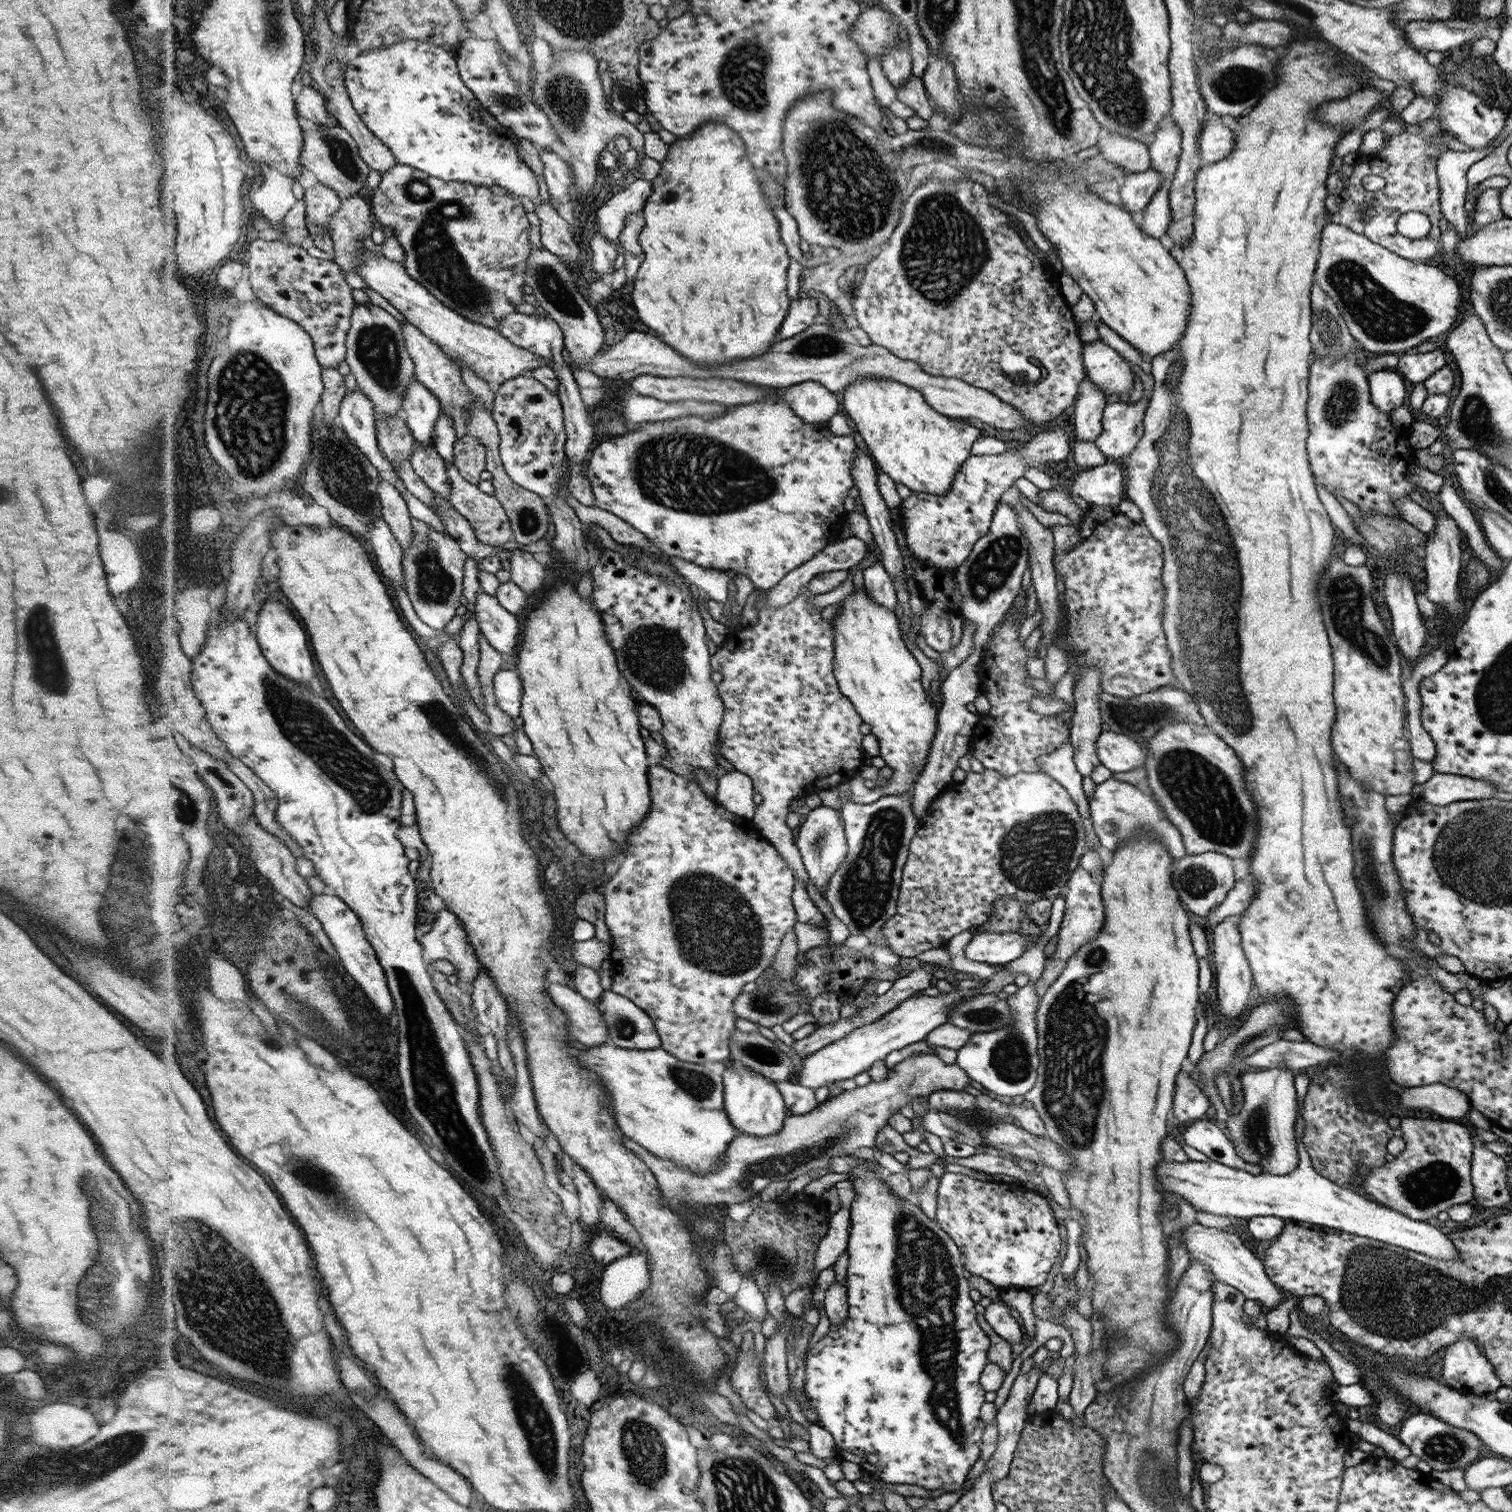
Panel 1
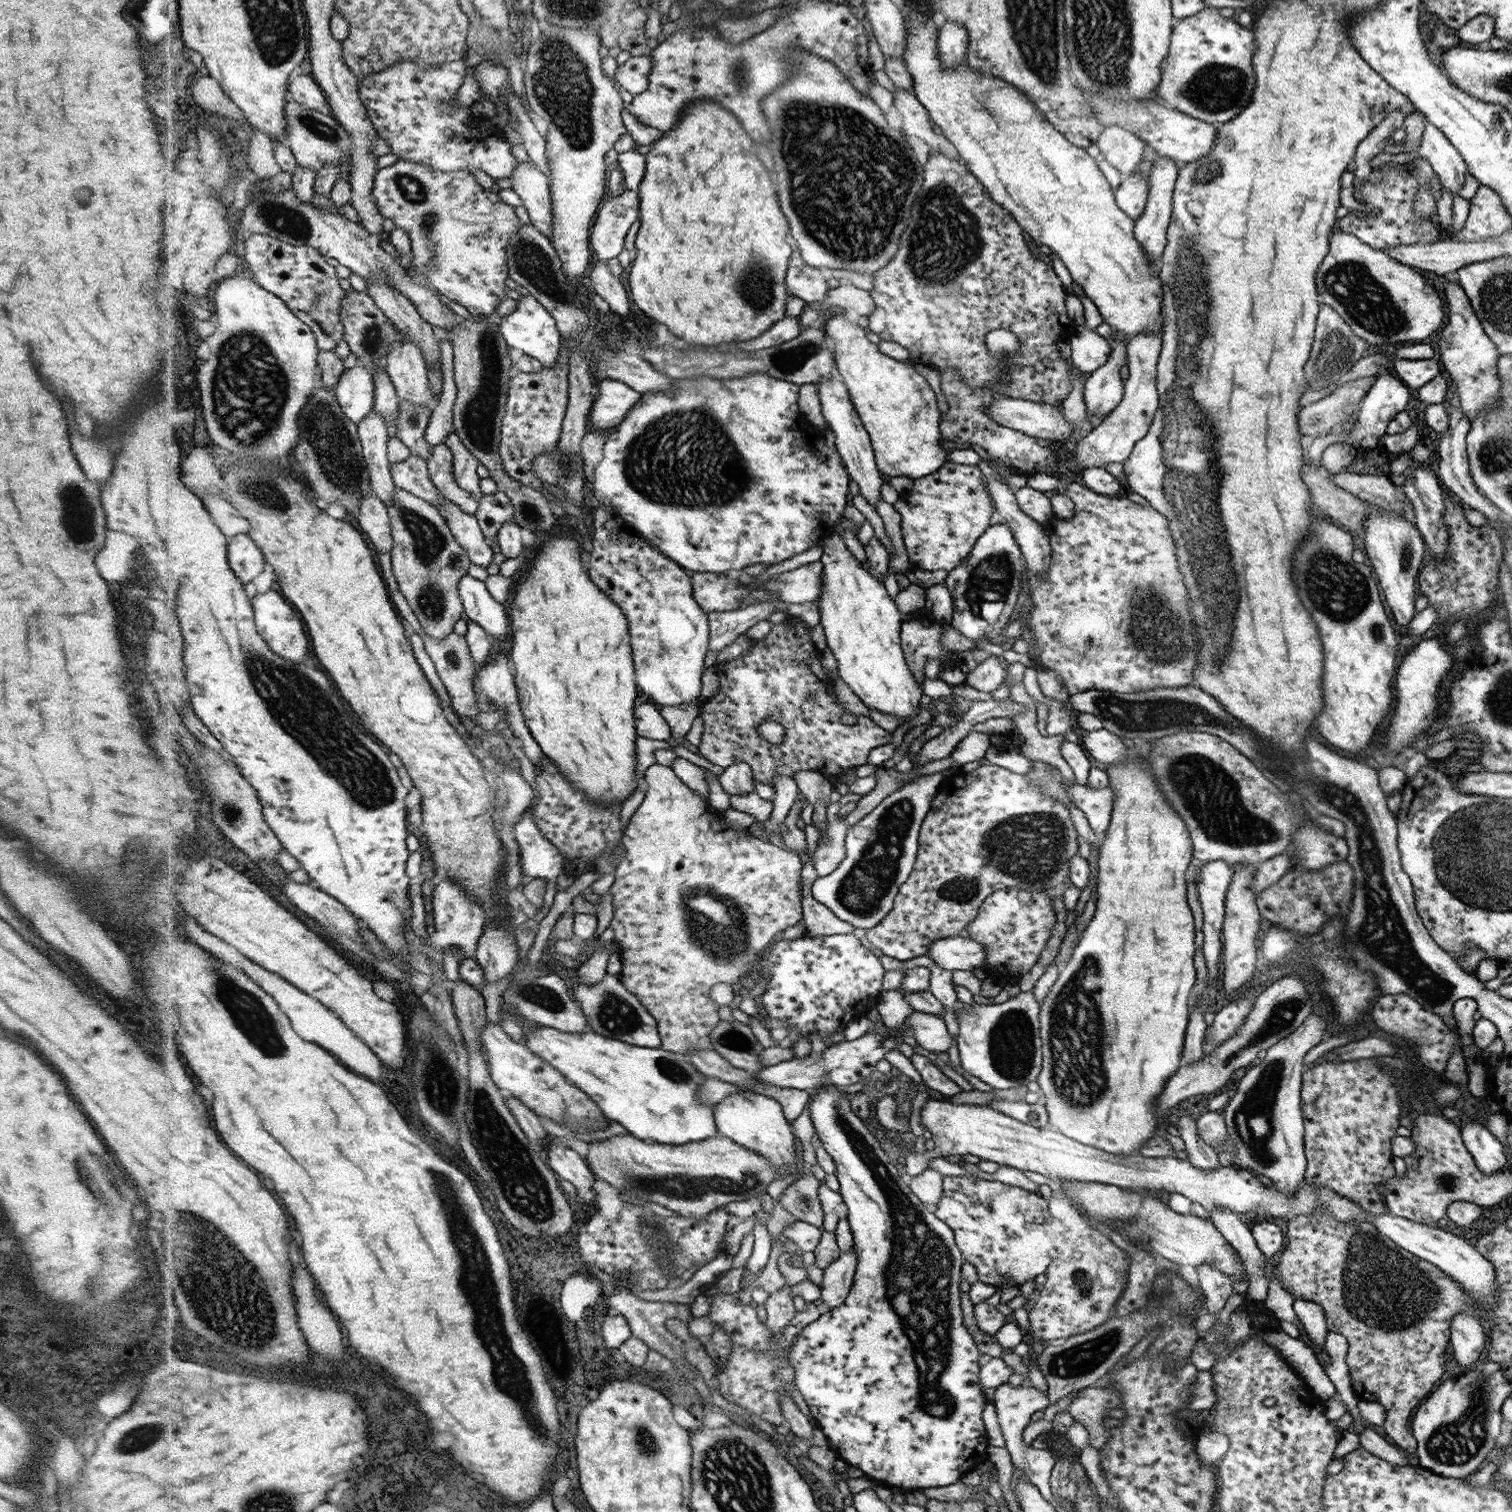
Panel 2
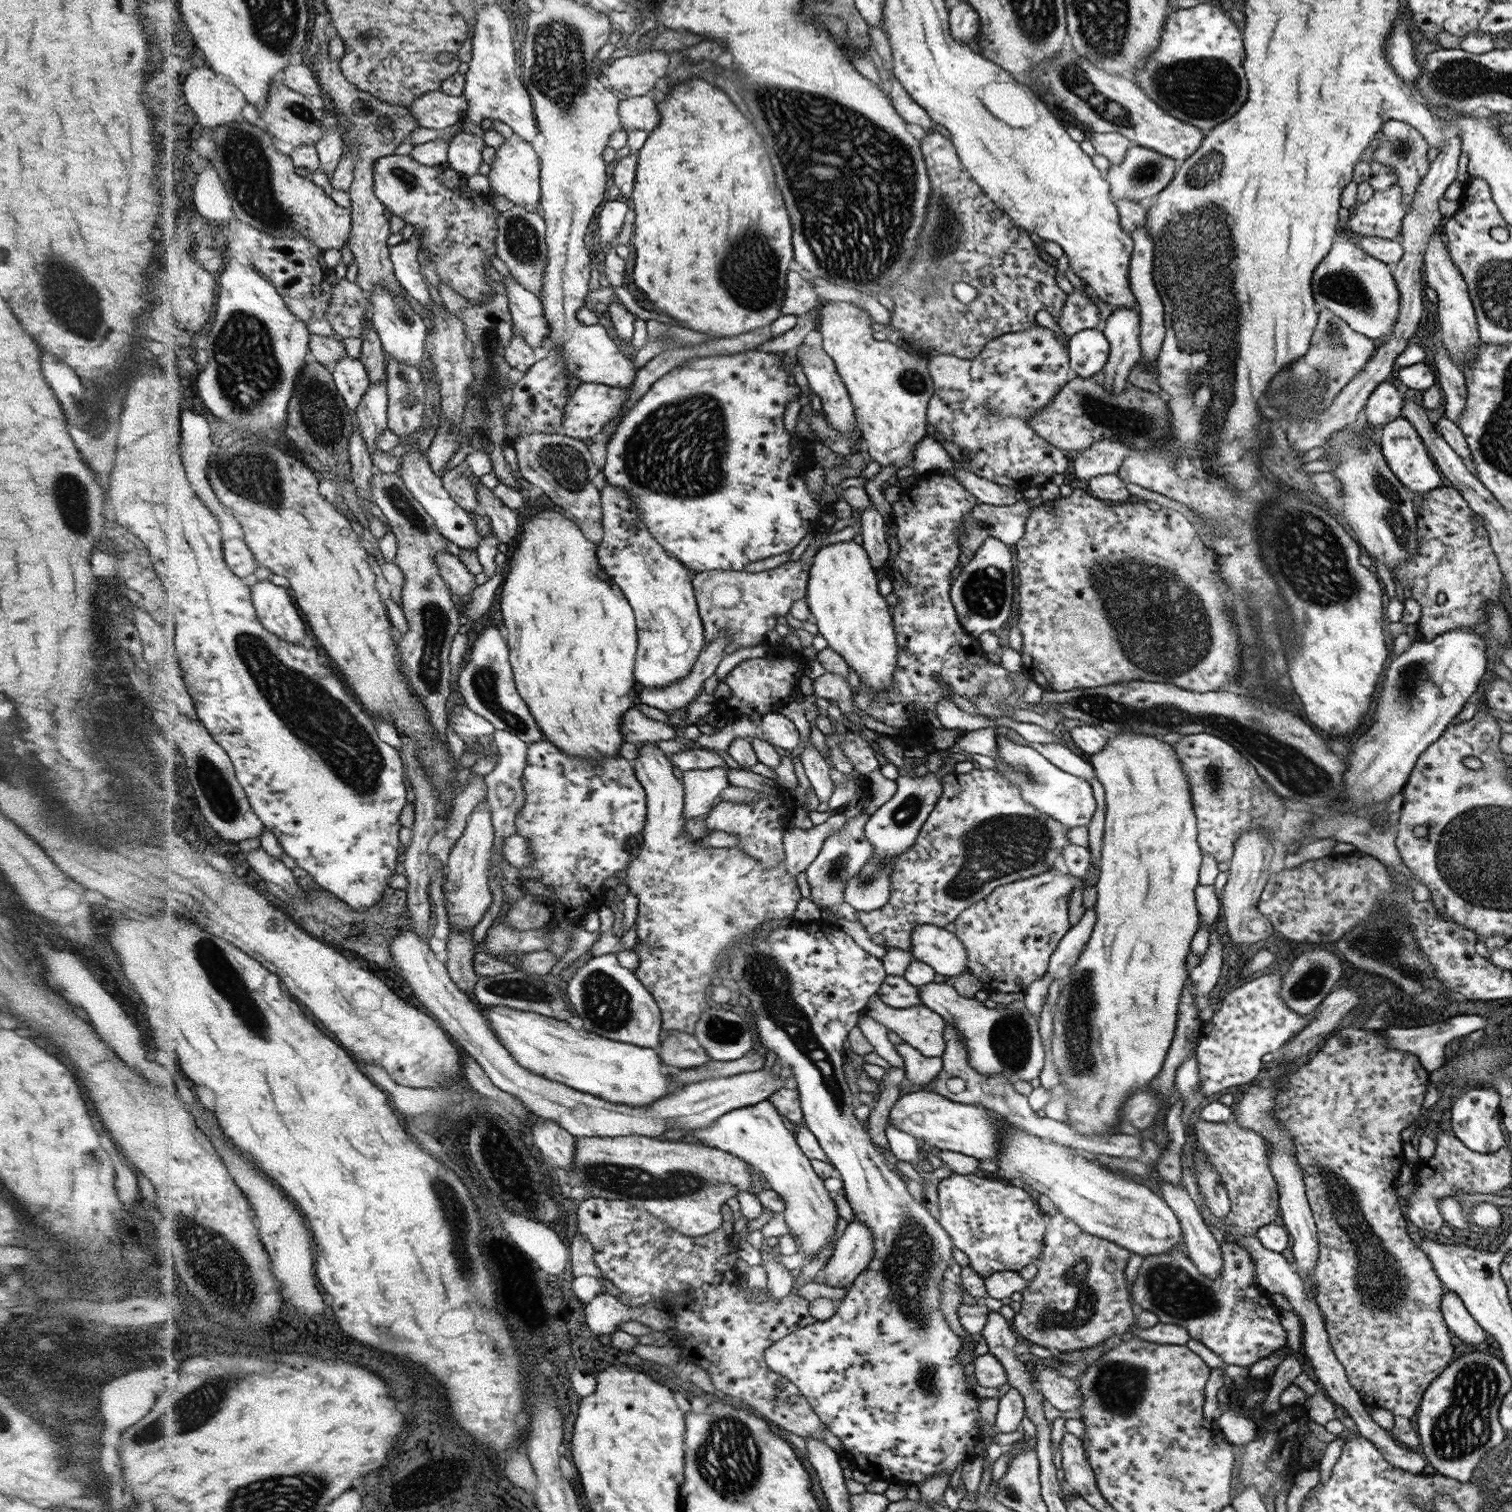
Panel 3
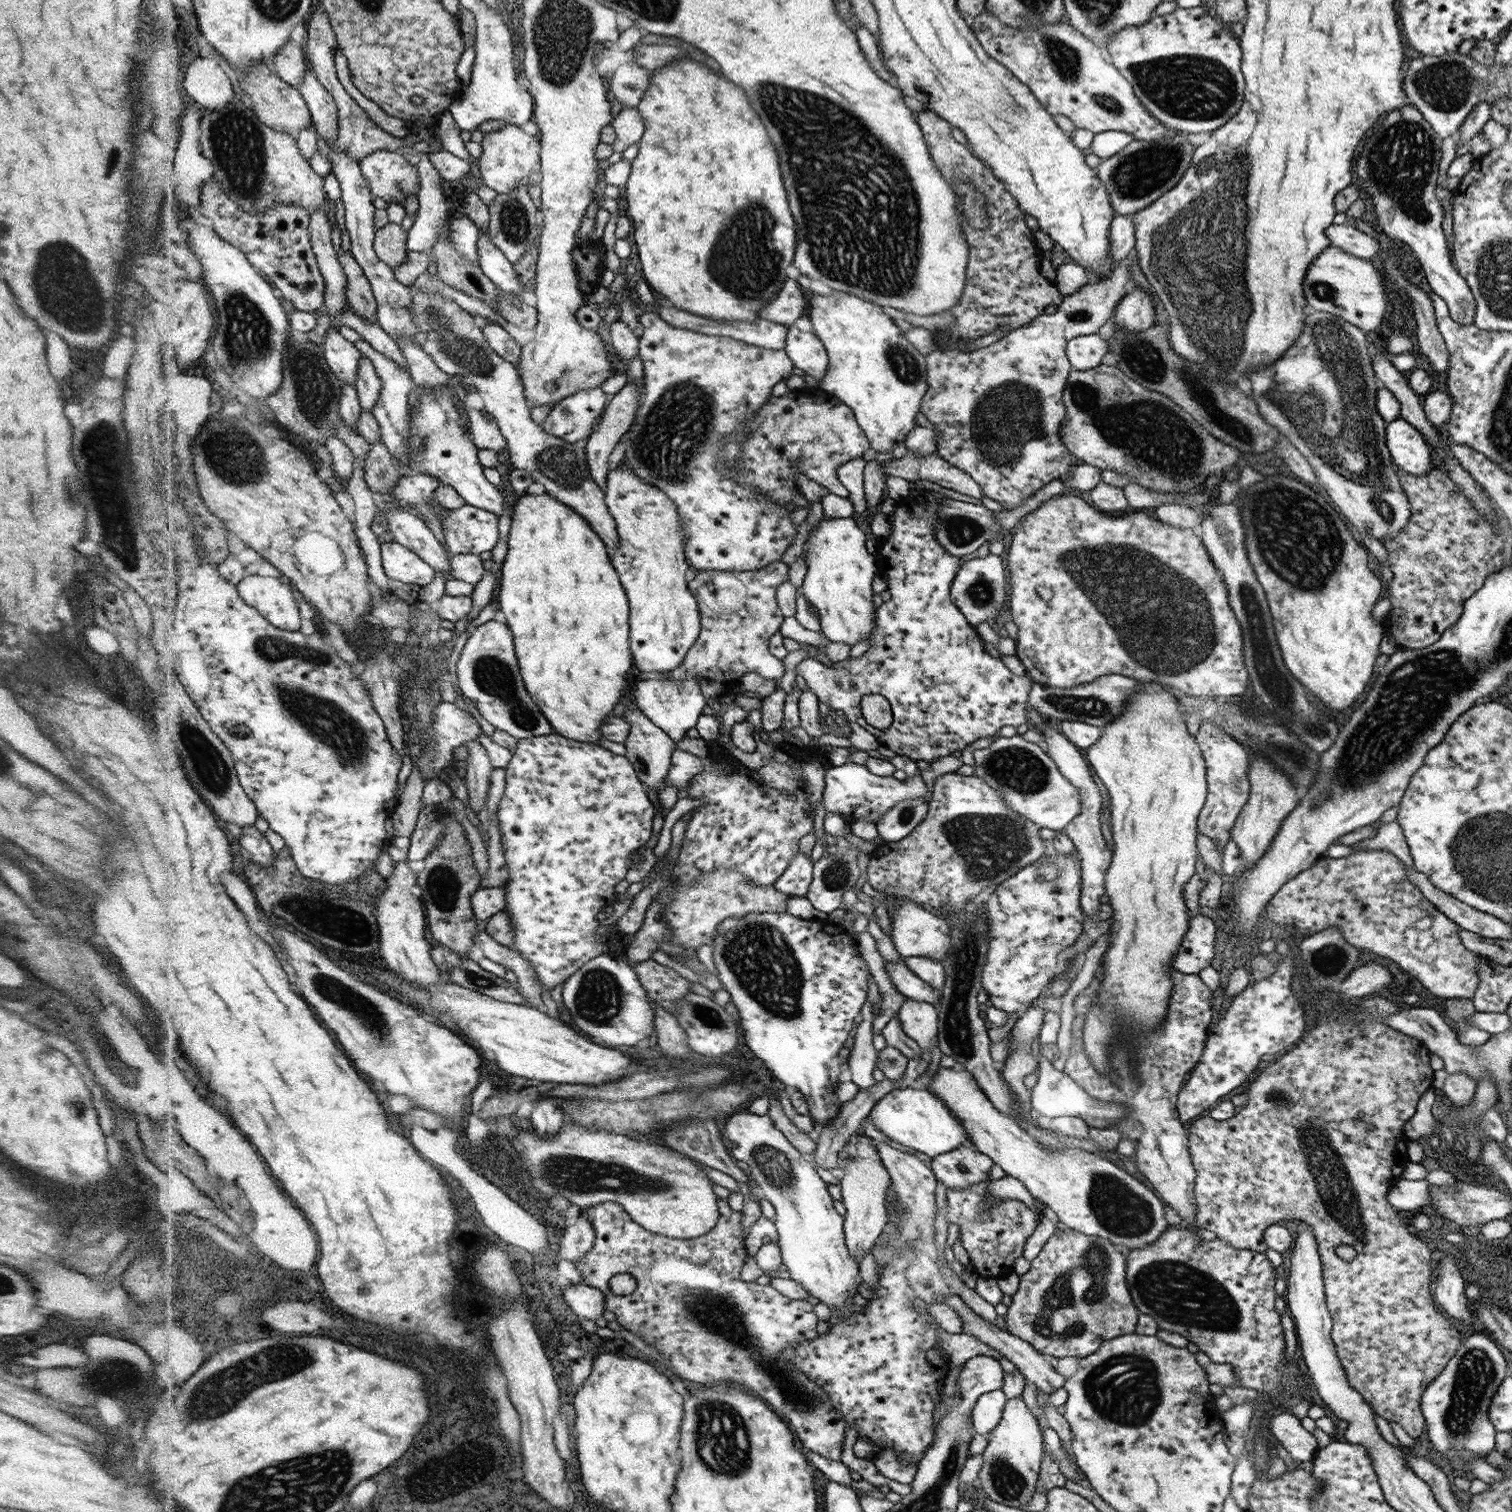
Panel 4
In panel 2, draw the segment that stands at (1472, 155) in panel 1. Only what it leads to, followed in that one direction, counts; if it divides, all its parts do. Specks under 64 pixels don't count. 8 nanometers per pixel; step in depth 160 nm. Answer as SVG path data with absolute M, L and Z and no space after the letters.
M1426 123L1421 136L1421 147L1414 158L1426 158L1438 176L1442 189L1454 196L1462 188L1467 164L1456 147L1433 124Z

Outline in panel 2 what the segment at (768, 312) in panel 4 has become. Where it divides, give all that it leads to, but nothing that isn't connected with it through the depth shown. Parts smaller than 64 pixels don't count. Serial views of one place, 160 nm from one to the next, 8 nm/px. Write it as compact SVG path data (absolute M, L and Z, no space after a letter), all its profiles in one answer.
M812 266L792 267L788 269L787 286L792 296L801 298L806 304L822 302L830 288L828 272Z

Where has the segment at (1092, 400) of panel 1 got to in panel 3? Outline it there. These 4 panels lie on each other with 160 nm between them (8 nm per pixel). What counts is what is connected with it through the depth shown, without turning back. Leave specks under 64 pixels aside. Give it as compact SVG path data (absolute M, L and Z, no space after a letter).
M1139 307L1134 310L1114 310L1106 320L1103 333L1111 345L1111 354L1103 368L1103 387L1110 393L1120 394L1126 386L1130 369L1142 357L1140 348Z

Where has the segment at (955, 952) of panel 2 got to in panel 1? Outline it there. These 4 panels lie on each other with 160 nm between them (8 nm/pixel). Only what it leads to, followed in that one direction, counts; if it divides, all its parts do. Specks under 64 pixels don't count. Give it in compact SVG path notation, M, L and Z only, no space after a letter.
M1043 929L1042 935L1040 935L1040 937L1030 937L1030 935L1026 935L1026 937L1024 937L1024 935L1020 935L1020 933L988 933L988 932L980 933L980 934L975 935L969 944L966 944L966 947L964 948L963 953L964 953L964 956L966 956L966 958L968 958L968 960L974 960L974 962L986 962L986 964L994 964L994 965L996 965L996 964L1007 965L1009 962L1016 961L1017 959L1022 957L1023 954L1026 953L1028 949L1031 949L1034 945L1039 945L1040 938L1043 936L1043 934L1044 934L1044 929Z

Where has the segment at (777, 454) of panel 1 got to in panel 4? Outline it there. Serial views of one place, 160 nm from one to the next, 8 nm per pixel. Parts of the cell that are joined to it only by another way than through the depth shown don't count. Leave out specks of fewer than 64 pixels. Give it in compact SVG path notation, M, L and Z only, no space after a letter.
M646 312L639 316L639 322L644 326L642 335L639 336L639 356L644 363L644 375L641 384L644 386L644 389L640 391L640 385L638 385L638 389L636 389L636 386L632 385L632 383L627 383L619 392L609 398L608 405L597 423L597 430L594 430L590 434L590 438L584 442L587 465L589 468L588 472L590 473L591 480L593 480L598 487L602 489L605 488L608 474L608 456L612 454L614 446L622 441L625 448L625 458L622 461L625 462L625 465L630 467L637 477L663 490L676 503L677 509L679 510L679 517L681 518L680 527L684 529L685 535L687 536L687 542L685 542L686 555L691 559L695 572L705 570L755 571L763 569L765 566L770 565L771 562L780 561L782 554L784 554L785 550L795 541L797 533L794 523L792 523L792 519L790 518L790 513L800 508L800 506L806 506L808 504L806 497L801 493L794 501L787 502L787 504L779 504L779 502L774 501L774 498L769 498L767 494L763 494L763 491L759 490L758 486L757 488L743 486L742 482L735 482L733 478L724 476L723 470L718 470L720 462L724 462L724 466L730 467L731 469L735 469L735 467L739 465L740 458L744 456L743 447L740 444L747 441L747 426L745 426L745 424L751 421L755 417L755 414L759 413L759 410L770 401L772 387L778 384L780 380L786 381L786 379L794 373L795 363L792 362L791 357L784 348L780 350L770 350L727 336L707 335L685 328L678 328L672 326L668 321L662 320L657 313Z

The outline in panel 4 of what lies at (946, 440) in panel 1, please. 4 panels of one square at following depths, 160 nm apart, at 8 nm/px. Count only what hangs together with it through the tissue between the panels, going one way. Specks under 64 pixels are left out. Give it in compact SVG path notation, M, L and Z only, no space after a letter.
M836 290L830 295L809 292L808 301L807 315L812 322L813 333L823 341L829 355L827 372L813 385L847 403L855 411L855 417L876 453L892 450L897 442L906 441L907 434L915 428L916 414L929 388L926 386L926 358L908 342L905 332L876 303Z

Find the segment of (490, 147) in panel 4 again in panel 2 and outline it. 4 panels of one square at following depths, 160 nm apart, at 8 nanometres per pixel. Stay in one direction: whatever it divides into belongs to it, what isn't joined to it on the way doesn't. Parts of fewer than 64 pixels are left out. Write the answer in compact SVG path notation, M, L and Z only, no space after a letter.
M518 160L514 172L515 176L510 178L512 190L524 203L532 225L547 237L552 236L552 222L555 216L552 213L552 194L548 190L546 176L536 168L532 160Z

